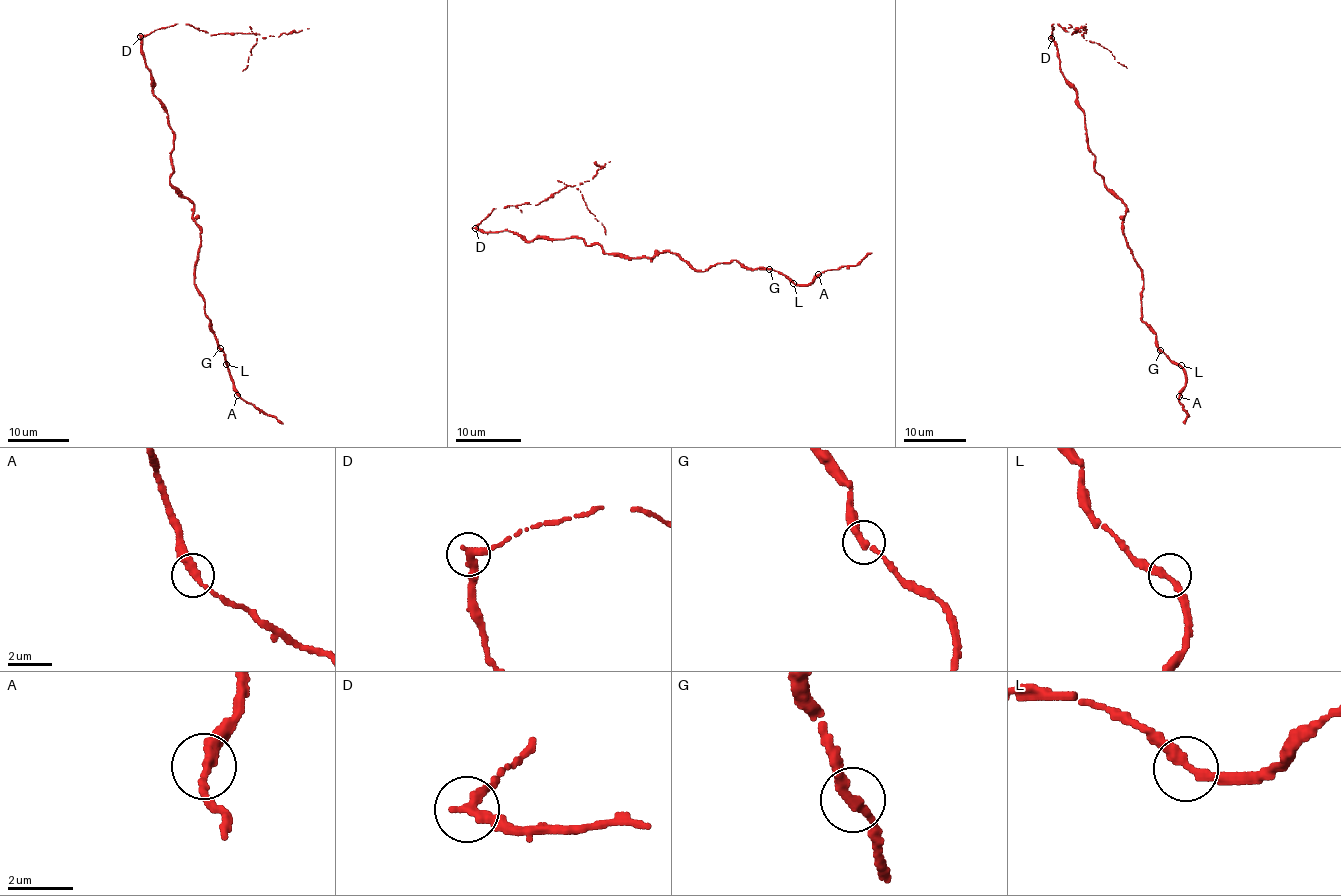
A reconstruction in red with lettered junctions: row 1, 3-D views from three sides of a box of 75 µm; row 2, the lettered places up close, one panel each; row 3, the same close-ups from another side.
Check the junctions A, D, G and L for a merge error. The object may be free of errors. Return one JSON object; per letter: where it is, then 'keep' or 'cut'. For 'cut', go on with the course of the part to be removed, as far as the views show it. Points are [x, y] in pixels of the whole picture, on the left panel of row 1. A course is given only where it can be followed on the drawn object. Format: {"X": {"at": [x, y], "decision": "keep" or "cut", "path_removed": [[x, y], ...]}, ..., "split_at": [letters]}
{"A": {"at": [237, 395], "decision": "keep"}, "D": {"at": [140, 36], "decision": "cut", "path_removed": [[141, 37], [176, 23], [187, 23], [214, 34], [258, 33], [256, 42], [250, 49], [248, 65], [242, 71]]}, "G": {"at": [220, 348], "decision": "keep"}, "L": {"at": [226, 364], "decision": "keep"}, "split_at": ["D"]}

